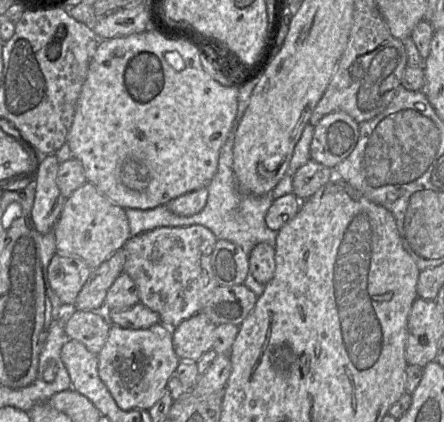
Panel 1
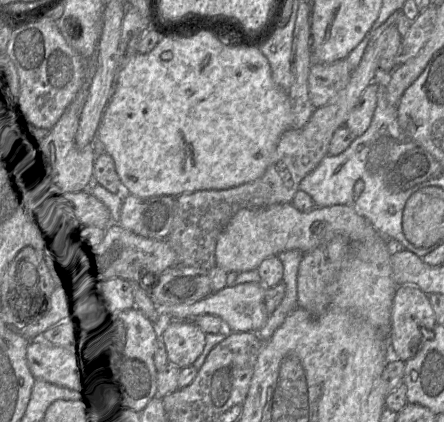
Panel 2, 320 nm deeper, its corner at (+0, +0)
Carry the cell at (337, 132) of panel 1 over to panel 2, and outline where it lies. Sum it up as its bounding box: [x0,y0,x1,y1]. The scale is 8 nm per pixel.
[345,82,379,138]

